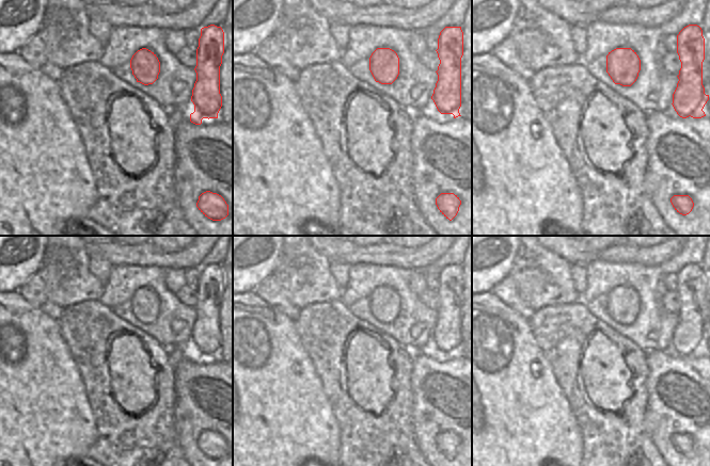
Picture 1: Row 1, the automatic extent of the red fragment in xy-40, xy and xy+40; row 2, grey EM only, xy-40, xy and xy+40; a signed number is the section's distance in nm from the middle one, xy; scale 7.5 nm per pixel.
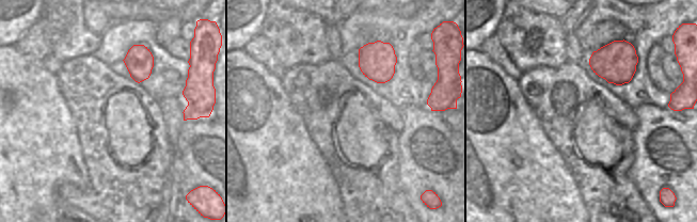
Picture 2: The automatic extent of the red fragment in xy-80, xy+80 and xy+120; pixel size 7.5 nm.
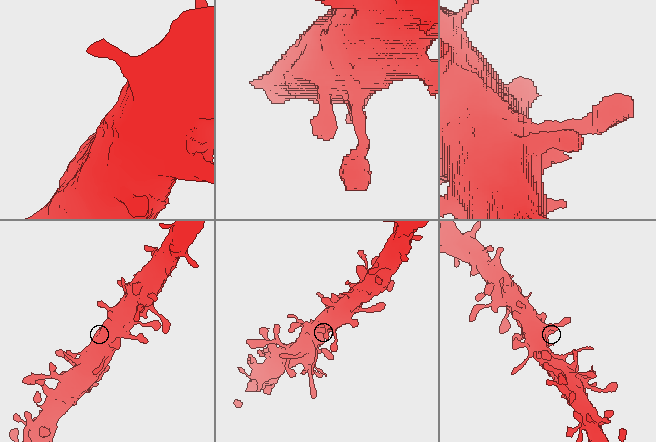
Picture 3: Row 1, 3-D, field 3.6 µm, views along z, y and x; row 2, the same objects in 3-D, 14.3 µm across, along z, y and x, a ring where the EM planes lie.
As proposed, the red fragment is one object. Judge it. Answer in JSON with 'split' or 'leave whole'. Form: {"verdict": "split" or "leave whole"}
{"verdict": "leave whole"}

